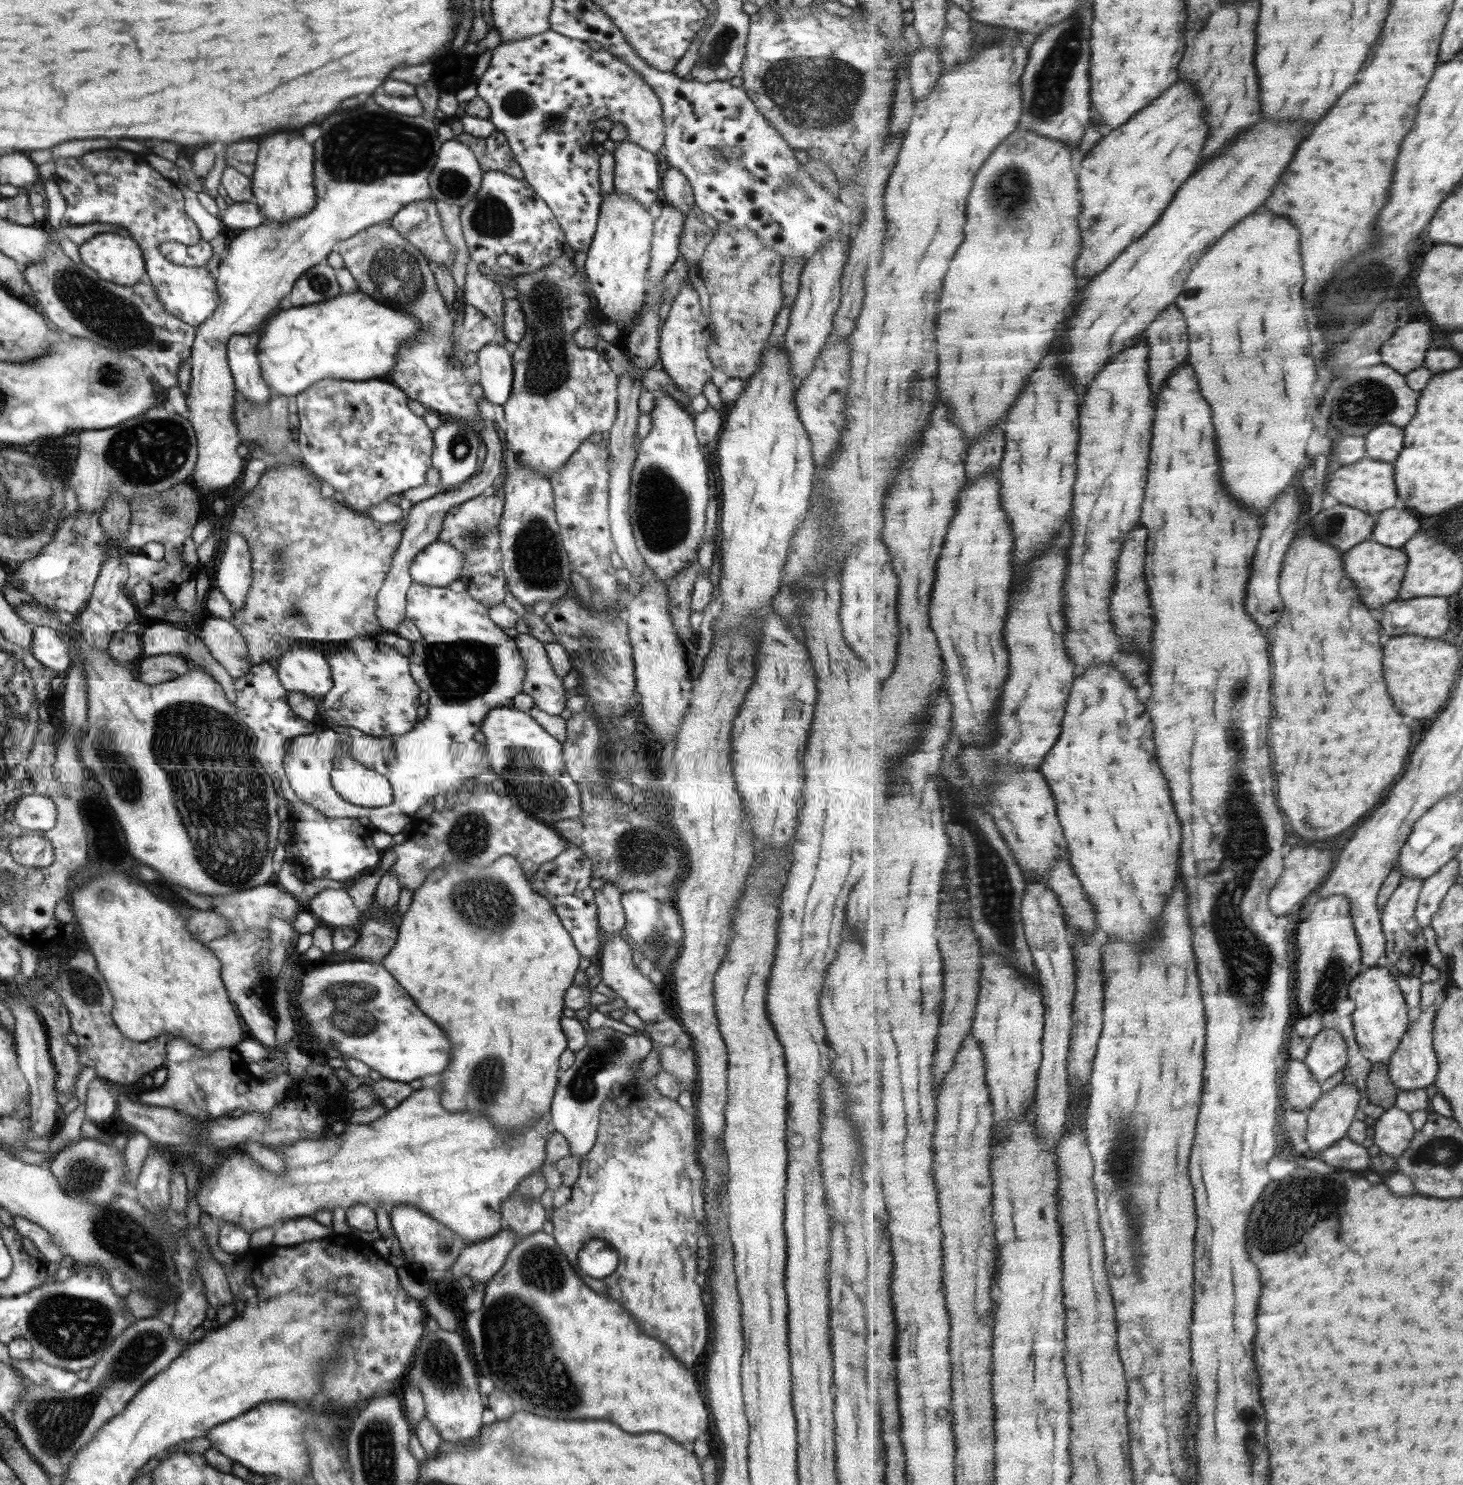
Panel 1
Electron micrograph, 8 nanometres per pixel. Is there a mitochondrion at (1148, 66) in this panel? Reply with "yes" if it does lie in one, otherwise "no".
no

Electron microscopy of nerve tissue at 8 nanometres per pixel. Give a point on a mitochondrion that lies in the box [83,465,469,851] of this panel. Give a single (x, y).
(177, 729)

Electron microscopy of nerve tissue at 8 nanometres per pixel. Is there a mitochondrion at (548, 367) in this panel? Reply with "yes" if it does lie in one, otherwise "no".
yes

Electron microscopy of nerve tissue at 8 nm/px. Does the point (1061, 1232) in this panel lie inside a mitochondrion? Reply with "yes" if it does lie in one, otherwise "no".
no

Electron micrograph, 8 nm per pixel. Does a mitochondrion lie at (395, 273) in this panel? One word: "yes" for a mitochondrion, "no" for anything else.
yes

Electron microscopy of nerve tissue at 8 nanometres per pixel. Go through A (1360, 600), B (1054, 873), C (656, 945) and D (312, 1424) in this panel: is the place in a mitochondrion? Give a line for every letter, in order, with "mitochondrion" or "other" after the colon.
A: other
B: other
C: mitochondrion
D: other

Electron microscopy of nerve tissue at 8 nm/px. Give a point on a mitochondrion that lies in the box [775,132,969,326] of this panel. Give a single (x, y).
(792, 184)

